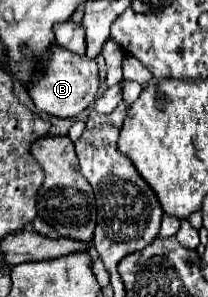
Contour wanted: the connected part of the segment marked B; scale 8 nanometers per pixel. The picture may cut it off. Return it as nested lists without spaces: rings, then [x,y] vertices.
[[[52,44],[46,54],[44,72],[28,88],[28,94],[34,100],[38,110],[60,118],[72,118],[78,116],[84,108],[88,108],[88,104],[94,102],[98,88],[100,88],[100,80],[98,80],[98,66],[94,60],[88,60],[86,56],[70,54],[66,48]]]

